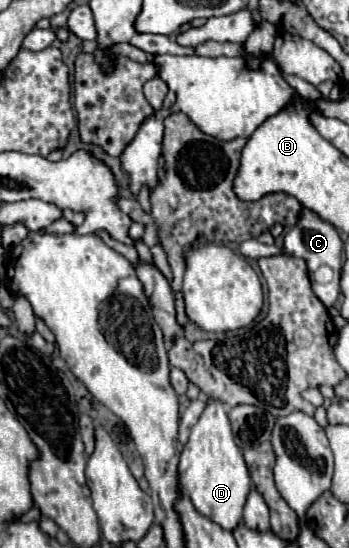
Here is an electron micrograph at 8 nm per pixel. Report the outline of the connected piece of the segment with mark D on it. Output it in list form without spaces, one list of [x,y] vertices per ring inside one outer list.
[[[209,400],[199,422],[191,428],[189,440],[181,452],[179,484],[199,514],[221,524],[225,530],[233,530],[239,524],[251,490],[251,478],[243,454],[235,446],[225,406],[219,400]]]

